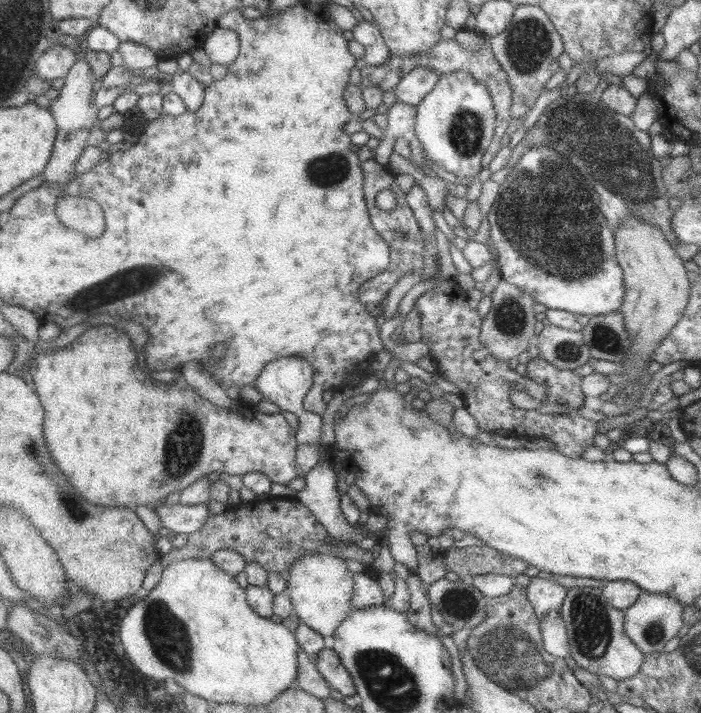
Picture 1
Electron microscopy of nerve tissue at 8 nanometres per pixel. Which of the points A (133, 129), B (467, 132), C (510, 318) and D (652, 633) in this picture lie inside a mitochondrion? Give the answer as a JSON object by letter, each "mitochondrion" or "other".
{"A":"other","B":"mitochondrion","C":"mitochondrion","D":"mitochondrion"}

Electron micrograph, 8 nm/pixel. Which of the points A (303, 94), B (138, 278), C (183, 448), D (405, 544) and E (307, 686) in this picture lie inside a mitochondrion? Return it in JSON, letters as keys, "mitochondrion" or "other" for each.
{"A":"other","B":"mitochondrion","C":"mitochondrion","D":"other","E":"other"}

